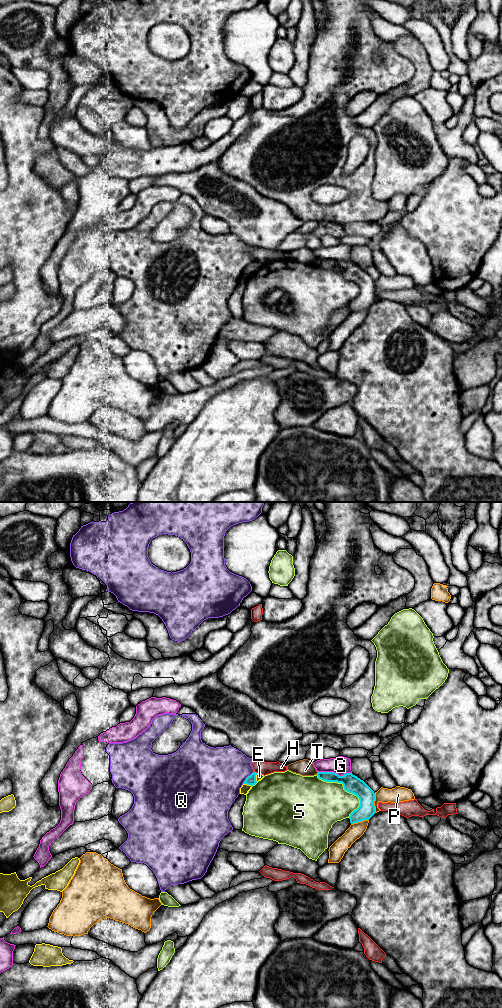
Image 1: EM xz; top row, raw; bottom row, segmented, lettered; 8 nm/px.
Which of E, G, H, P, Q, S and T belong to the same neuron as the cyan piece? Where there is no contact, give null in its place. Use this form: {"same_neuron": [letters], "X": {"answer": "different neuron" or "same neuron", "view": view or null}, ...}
{"same_neuron": [], "E": {"answer": "different neuron", "view": "xz"}, "G": {"answer": "different neuron", "view": "xz"}, "H": {"answer": "different neuron", "view": "xz"}, "P": {"answer": "different neuron", "view": "xz"}, "Q": {"answer": "different neuron", "view": "xz"}, "S": {"answer": "different neuron", "view": "xz"}, "T": {"answer": "different neuron", "view": "xz"}}

